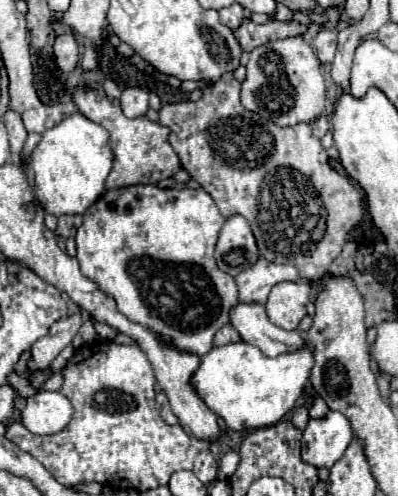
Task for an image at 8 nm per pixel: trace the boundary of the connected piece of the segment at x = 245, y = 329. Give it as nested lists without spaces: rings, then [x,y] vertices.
[[[237,303],[229,311],[231,325],[237,329],[245,343],[259,347],[267,357],[297,351],[305,345],[305,339],[297,331],[283,331],[275,327],[259,303]]]

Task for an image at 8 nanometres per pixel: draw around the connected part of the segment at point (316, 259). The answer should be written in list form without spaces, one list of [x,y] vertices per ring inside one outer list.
[[[223,75],[223,79],[219,79],[219,83],[211,83],[207,87],[203,87],[203,97],[195,103],[195,101],[185,101],[185,103],[171,103],[171,105],[163,105],[161,111],[159,111],[159,121],[161,125],[169,127],[171,133],[169,133],[169,143],[173,147],[173,151],[177,153],[179,161],[181,161],[181,167],[191,175],[191,179],[195,179],[211,197],[213,201],[217,203],[219,211],[223,217],[231,217],[231,215],[243,215],[253,233],[255,233],[255,239],[257,239],[257,247],[259,247],[259,253],[267,259],[267,261],[275,261],[275,263],[291,263],[295,267],[299,267],[299,275],[301,279],[321,279],[327,275],[327,269],[329,265],[333,263],[333,259],[341,253],[341,247],[345,243],[345,237],[347,233],[361,221],[363,217],[363,193],[359,191],[359,187],[353,183],[353,181],[341,181],[341,175],[331,169],[329,165],[329,157],[327,157],[327,151],[323,149],[321,141],[315,139],[311,135],[311,125],[309,123],[299,123],[295,127],[279,127],[267,119],[263,119],[259,113],[253,113],[253,111],[247,111],[241,101],[239,101],[239,89],[241,85],[237,83],[237,79],[233,75]]]

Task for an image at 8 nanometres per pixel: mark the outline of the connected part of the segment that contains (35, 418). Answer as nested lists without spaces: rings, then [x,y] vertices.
[[[39,391],[27,399],[21,423],[35,435],[53,435],[73,417],[71,401],[59,391]]]

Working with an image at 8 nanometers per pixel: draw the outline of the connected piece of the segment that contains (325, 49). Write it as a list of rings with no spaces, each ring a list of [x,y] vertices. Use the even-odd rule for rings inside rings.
[[[319,29],[315,41],[313,41],[317,55],[321,59],[321,63],[331,63],[335,57],[335,49],[337,49],[337,31],[333,29]]]

